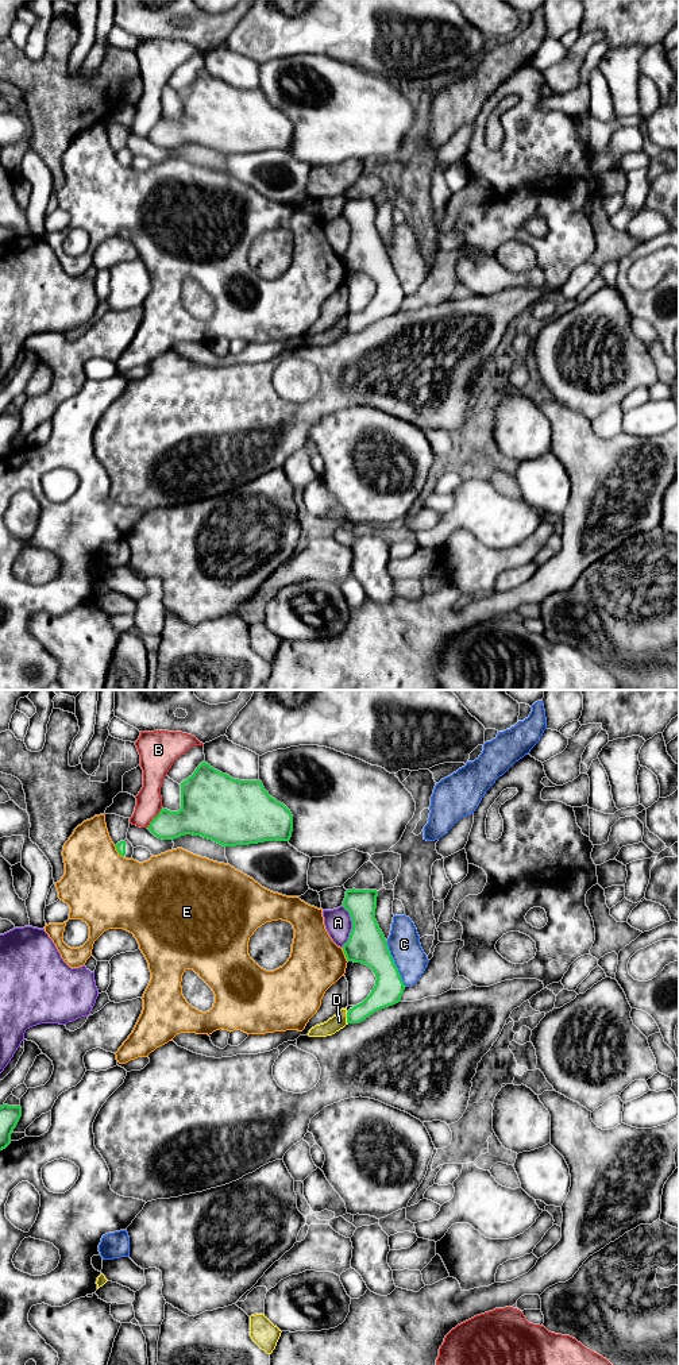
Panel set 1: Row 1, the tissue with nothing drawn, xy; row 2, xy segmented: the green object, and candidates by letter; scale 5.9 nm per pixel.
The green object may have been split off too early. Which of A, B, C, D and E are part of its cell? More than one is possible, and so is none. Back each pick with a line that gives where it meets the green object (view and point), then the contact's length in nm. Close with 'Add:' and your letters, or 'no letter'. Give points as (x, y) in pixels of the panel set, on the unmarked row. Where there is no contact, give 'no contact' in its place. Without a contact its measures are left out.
Add: no letter

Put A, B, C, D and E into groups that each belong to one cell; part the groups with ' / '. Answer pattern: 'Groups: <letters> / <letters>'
Groups: A / B / C / D / E

